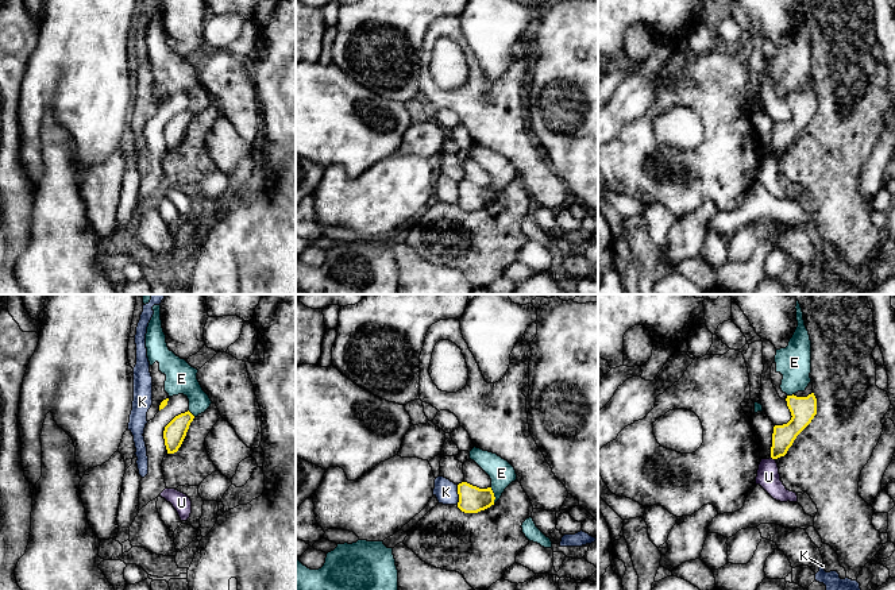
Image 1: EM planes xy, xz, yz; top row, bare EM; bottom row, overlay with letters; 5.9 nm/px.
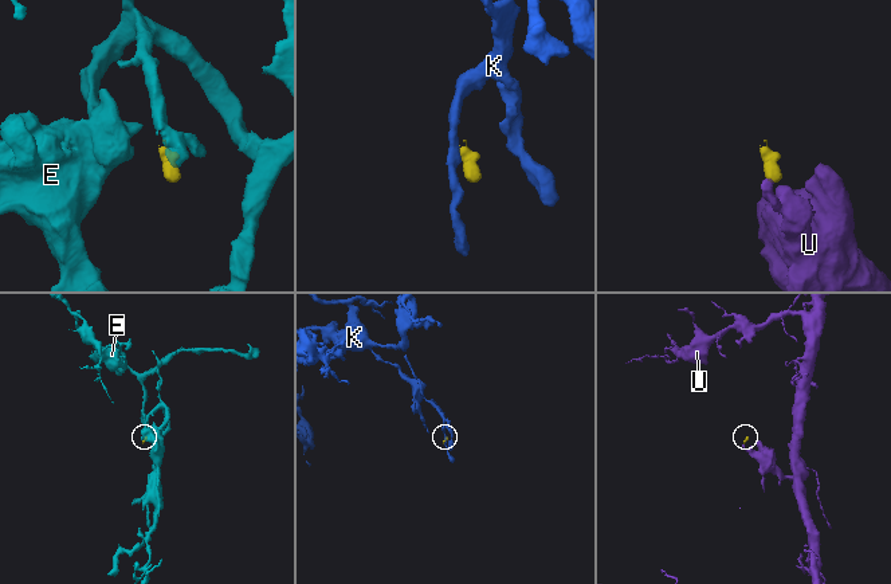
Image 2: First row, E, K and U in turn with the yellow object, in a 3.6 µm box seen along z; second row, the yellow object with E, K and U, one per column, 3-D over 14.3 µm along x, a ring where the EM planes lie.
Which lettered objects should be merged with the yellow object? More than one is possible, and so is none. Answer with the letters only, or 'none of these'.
none of these

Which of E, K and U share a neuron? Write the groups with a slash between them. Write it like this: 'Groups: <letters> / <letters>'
Groups: E / K / U

